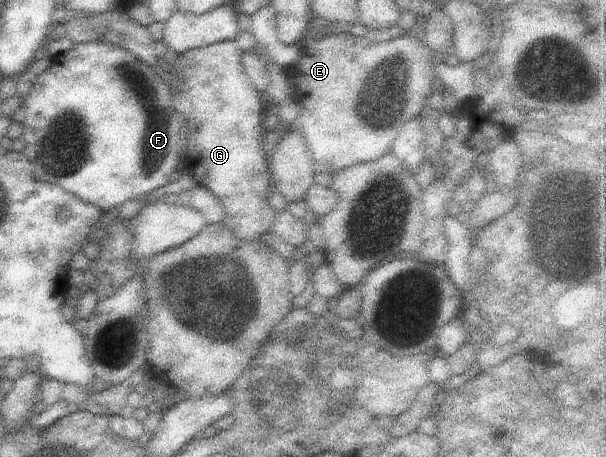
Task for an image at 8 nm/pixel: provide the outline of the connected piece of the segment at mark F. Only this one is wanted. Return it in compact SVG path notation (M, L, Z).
M103 40L101 42L72 44L71 48L62 54L54 55L51 58L51 65L33 79L28 94L23 98L23 104L25 104L25 108L23 108L25 110L25 122L23 122L23 136L21 138L25 140L25 144L29 144L29 146L23 148L23 154L27 156L27 160L31 164L34 178L39 178L41 182L47 182L47 184L60 186L65 192L75 194L81 202L93 204L93 206L100 208L103 213L108 212L106 215L109 217L127 200L149 194L152 190L161 188L164 184L171 182L175 177L177 157L184 136L179 134L179 118L177 118L177 114L171 106L169 88L163 80L159 80L159 76L147 64L143 64L140 58L131 54L129 50L121 48L121 46L113 46L113 44L103 42Z

